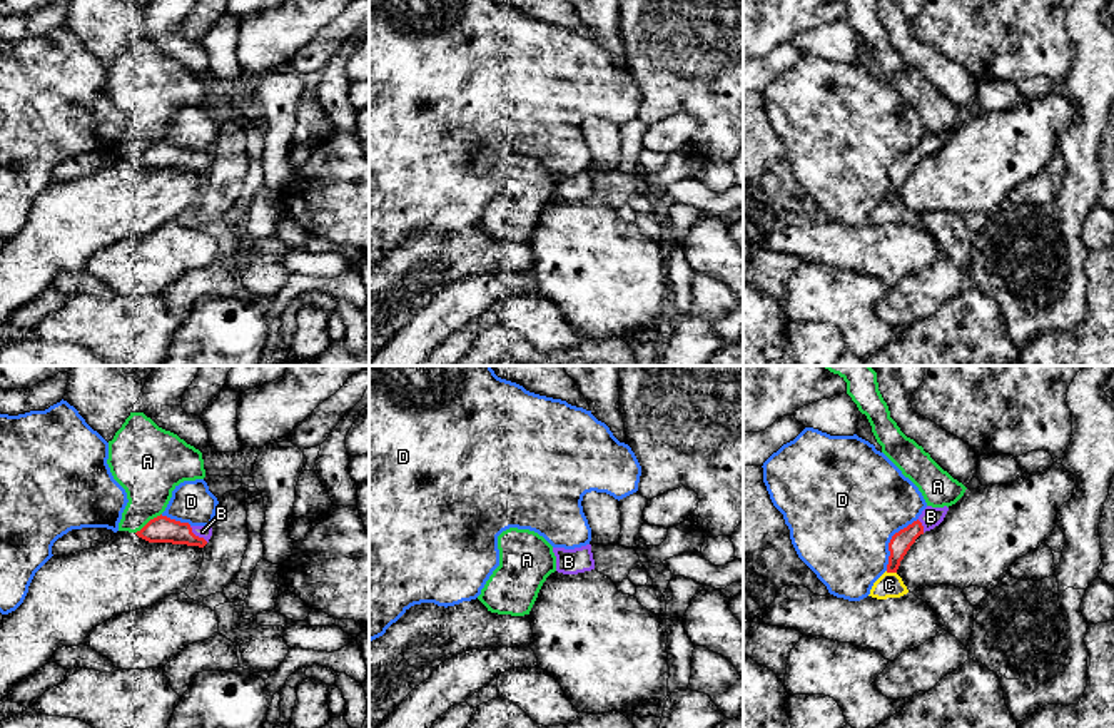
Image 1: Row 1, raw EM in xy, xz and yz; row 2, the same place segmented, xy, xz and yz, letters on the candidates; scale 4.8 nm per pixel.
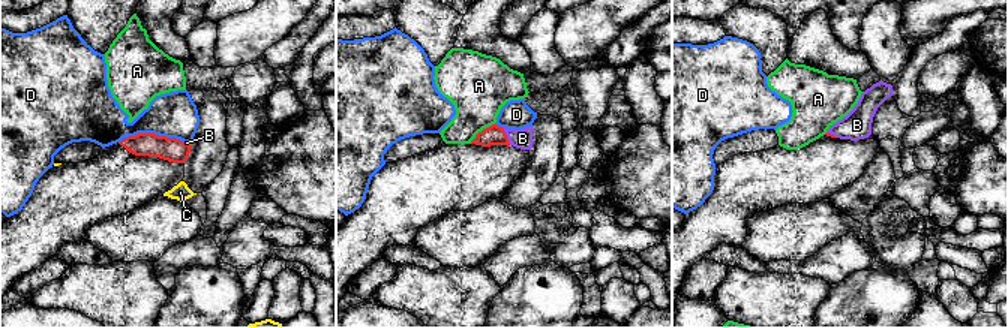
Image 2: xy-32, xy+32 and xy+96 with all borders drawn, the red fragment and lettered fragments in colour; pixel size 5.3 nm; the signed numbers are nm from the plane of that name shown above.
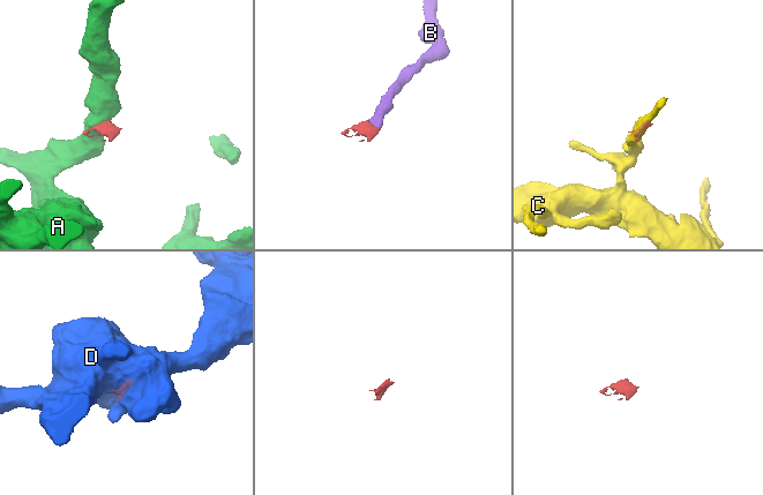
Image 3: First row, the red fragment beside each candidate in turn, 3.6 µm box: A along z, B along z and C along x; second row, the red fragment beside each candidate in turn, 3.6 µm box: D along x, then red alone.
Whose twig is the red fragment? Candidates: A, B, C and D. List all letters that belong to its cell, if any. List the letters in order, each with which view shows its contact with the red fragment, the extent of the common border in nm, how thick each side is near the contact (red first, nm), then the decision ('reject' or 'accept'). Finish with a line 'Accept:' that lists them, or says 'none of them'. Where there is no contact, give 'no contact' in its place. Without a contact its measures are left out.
A: contact in xy; length 160 nm; calibres 130 and 300 nm; reject
B: contact in xy; length 120 nm; calibres 130 and 60 nm; accept
C: contact in yz; length 60 nm; calibres 100 and 120 nm; reject
D: contact in yz; length 300 nm; calibres 100 and 480 nm; reject
Accept: B

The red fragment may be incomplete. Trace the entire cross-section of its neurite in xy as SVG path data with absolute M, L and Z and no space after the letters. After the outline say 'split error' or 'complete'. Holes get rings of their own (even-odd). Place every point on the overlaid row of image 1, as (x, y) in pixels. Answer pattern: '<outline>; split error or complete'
M160 514L150 519L135 534L149 543L172 543L204 548L212 536L212 528L190 526L189 523L180 523Z; split error

